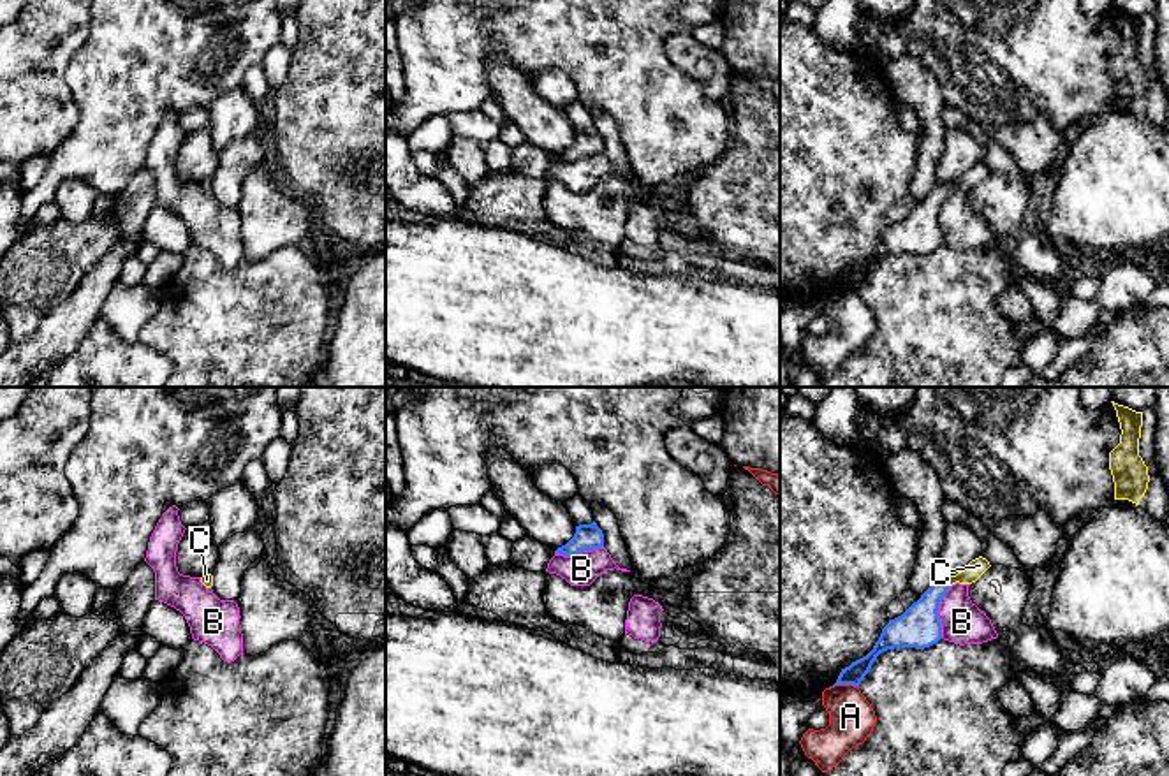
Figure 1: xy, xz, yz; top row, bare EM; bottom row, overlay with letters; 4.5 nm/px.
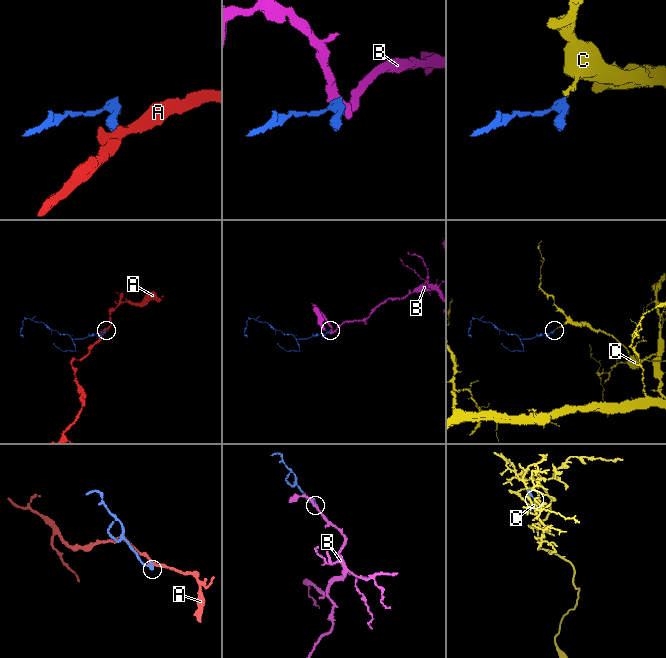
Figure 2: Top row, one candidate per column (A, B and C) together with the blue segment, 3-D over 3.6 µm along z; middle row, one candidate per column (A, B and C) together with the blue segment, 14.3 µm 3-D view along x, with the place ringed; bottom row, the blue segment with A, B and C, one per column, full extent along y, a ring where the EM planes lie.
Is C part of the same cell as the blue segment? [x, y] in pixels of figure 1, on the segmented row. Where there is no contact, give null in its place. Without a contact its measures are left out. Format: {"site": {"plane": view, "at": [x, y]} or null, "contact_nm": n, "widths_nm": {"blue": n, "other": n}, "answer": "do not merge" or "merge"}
{"site": {"plane": "yz", "at": [948, 581]}, "contact_nm": 40, "widths_nm": {"blue": 190, "other": 80}, "answer": "merge"}

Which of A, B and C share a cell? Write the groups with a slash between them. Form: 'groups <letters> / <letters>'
groups A / B / C

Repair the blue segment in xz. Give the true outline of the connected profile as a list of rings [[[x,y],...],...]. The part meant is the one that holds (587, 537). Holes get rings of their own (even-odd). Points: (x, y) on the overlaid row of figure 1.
[[[593,521],[592,524],[576,526],[574,537],[565,545],[558,547],[555,553],[572,556],[599,547],[604,547],[604,533]]]

